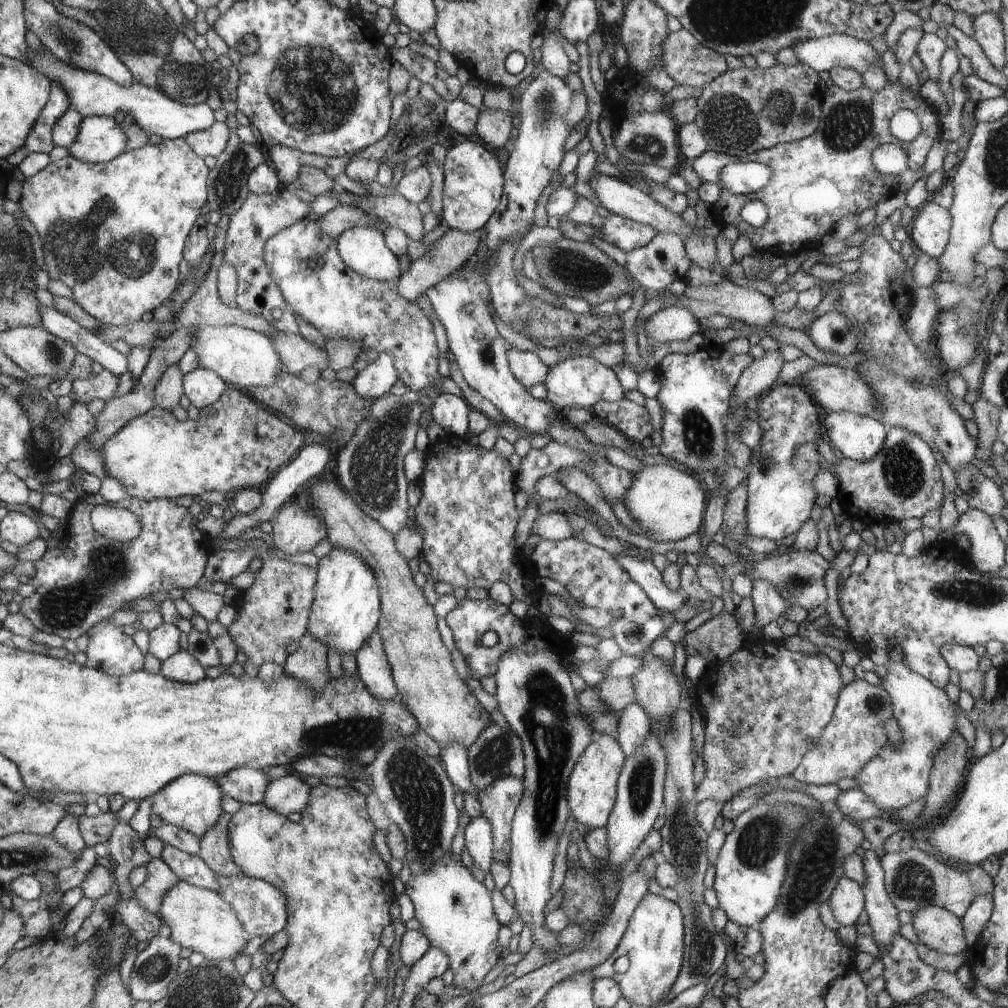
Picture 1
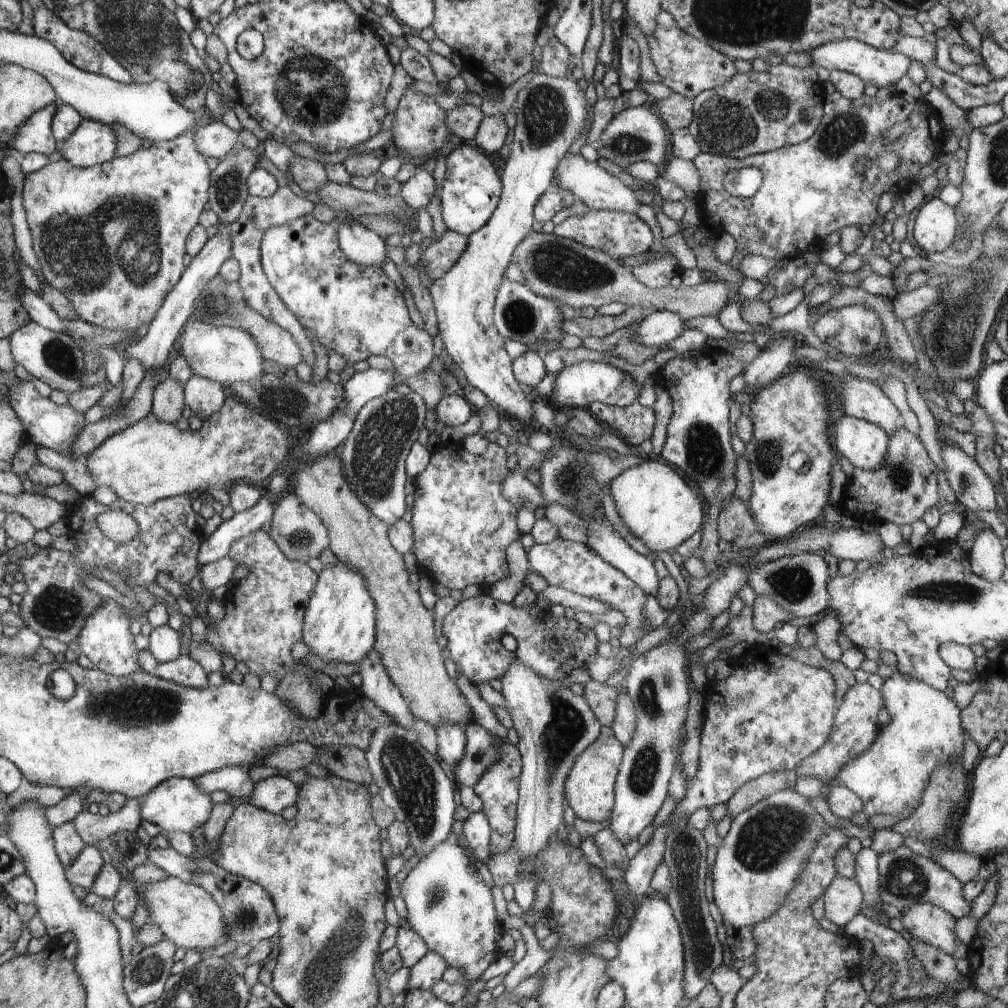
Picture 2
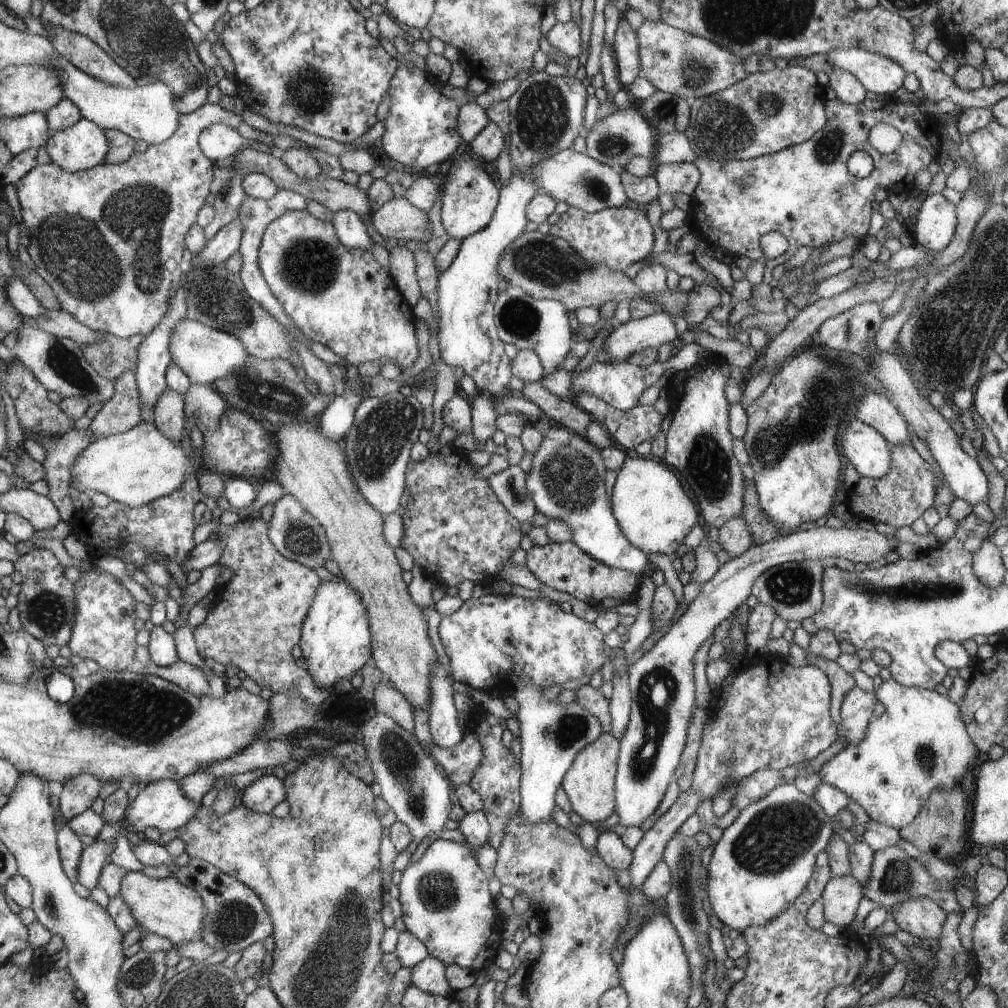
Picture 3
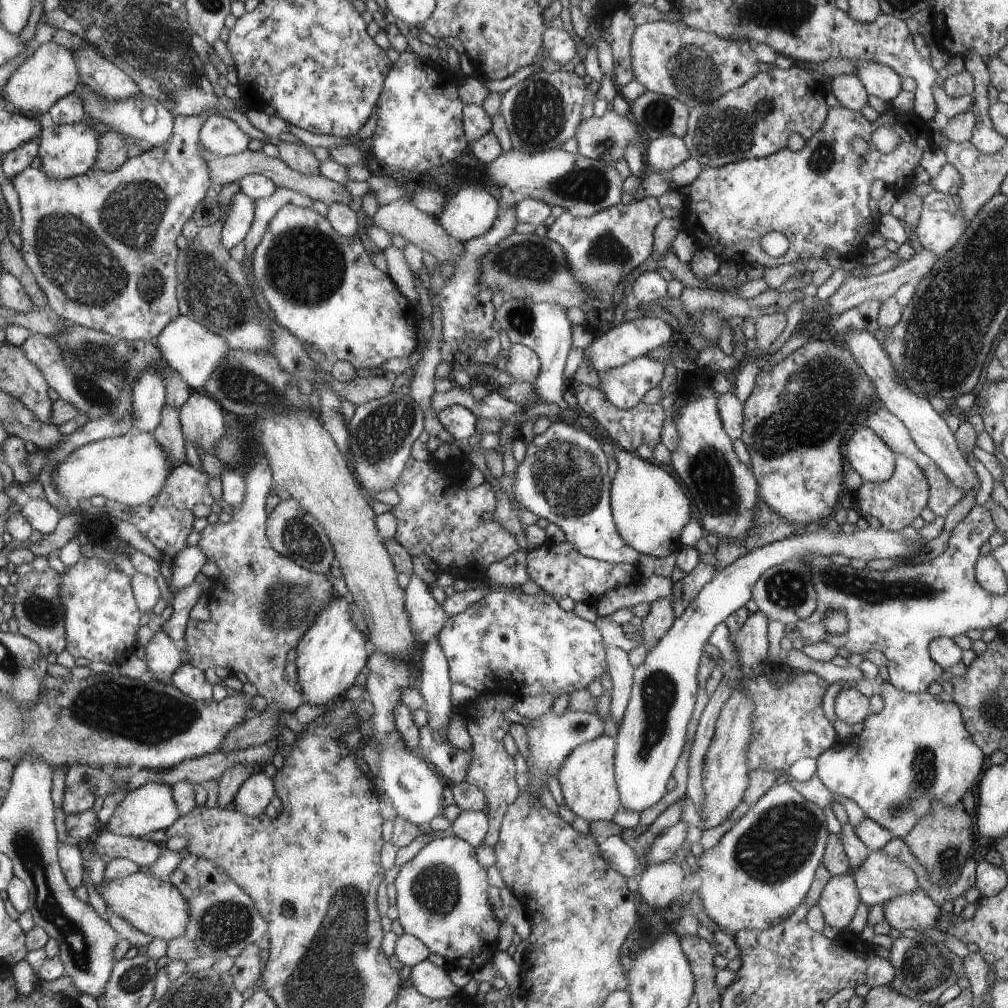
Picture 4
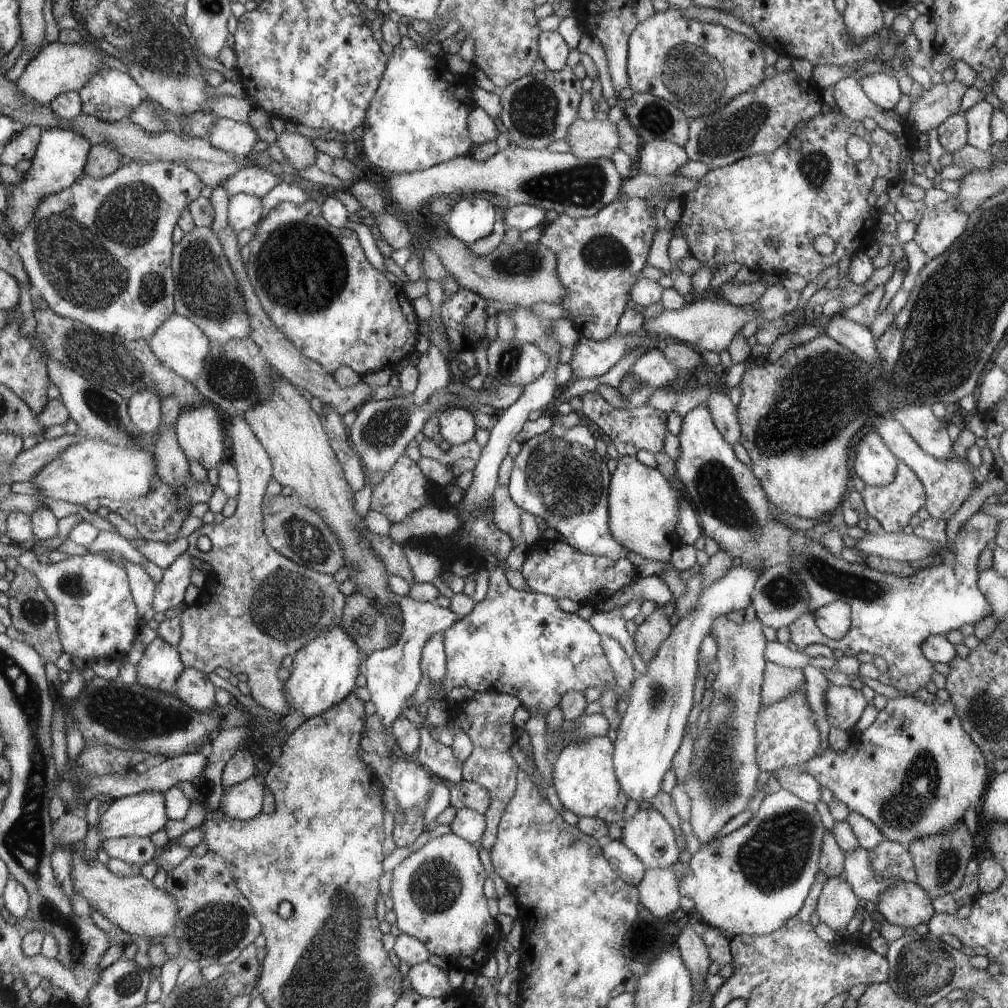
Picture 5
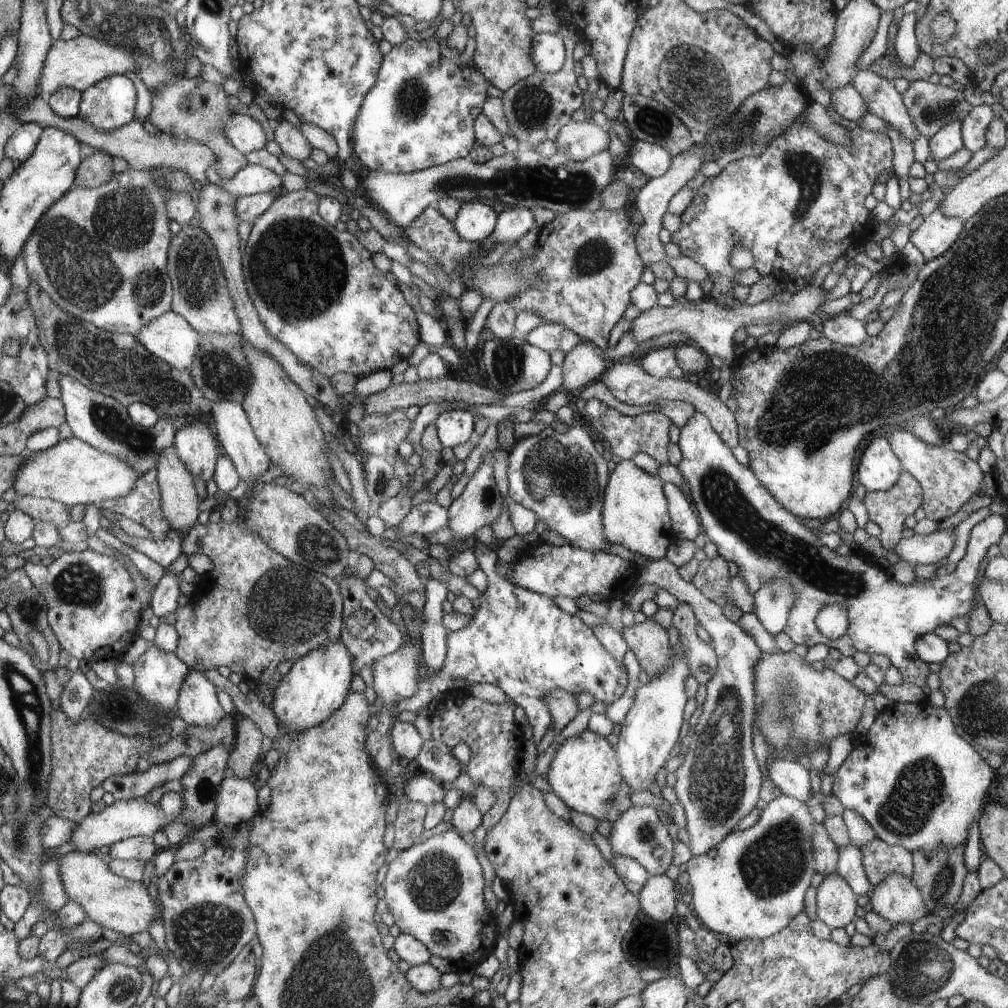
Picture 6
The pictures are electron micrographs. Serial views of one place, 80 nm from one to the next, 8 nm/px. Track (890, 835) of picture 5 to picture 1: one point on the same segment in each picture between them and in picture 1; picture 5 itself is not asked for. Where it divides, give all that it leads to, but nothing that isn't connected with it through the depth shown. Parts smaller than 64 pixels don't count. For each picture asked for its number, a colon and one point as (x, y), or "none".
1: (897, 777)
2: (924, 731)
3: (919, 743)
4: (915, 751)

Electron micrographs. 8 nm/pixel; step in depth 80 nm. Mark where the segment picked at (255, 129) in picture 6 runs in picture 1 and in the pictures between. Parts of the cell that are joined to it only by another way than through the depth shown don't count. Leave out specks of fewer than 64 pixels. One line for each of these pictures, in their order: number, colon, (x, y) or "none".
1: (207, 142)
2: (215, 139)
3: (218, 141)
4: (220, 135)
5: (238, 138)

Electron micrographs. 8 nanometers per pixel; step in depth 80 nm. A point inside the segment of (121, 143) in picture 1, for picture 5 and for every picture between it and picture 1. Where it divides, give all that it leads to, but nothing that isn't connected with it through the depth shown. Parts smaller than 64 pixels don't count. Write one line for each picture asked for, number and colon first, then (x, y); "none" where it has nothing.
2: (92, 143)
3: (84, 145)
4: (65, 151)
5: (61, 156)

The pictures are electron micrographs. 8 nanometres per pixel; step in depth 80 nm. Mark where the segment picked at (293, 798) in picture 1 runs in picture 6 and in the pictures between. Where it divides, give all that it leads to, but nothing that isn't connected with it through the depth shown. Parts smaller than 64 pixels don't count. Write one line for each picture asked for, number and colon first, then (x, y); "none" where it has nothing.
2: (272, 794)
3: (260, 796)
4: (254, 795)
5: (242, 801)
6: (236, 801)

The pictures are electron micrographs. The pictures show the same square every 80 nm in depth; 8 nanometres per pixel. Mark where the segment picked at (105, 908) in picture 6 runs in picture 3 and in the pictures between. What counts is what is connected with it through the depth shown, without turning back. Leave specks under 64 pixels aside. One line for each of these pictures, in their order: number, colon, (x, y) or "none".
3: (165, 907)
4: (155, 907)
5: (133, 904)

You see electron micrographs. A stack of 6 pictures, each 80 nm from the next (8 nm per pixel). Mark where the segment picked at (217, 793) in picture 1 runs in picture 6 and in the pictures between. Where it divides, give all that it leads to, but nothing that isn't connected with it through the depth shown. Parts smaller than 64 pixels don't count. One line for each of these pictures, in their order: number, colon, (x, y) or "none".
2: (177, 804)
3: (163, 804)
4: (151, 807)
5: (141, 815)
6: (123, 819)

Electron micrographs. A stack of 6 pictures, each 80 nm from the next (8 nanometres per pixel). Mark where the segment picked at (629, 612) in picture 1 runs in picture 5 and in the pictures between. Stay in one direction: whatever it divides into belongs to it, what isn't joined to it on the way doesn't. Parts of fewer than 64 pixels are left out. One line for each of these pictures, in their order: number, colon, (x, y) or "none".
2: (568, 564)
3: (564, 566)
4: (559, 569)
5: (554, 568)

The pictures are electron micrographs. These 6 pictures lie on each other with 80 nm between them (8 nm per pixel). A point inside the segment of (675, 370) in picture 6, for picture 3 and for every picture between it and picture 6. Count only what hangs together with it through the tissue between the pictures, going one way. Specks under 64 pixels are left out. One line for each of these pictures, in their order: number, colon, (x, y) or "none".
3: (621, 385)
4: (625, 386)
5: (654, 368)

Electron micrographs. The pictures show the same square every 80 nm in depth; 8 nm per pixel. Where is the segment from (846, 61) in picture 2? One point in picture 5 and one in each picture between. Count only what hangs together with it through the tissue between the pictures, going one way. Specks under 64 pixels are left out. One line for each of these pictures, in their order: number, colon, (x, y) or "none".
3: (878, 74)
4: (880, 81)
5: (882, 89)

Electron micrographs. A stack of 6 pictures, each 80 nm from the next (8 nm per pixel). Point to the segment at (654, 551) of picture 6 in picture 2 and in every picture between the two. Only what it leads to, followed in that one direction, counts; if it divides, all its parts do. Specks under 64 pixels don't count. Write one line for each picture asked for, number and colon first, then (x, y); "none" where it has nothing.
2: (659, 506)
3: (655, 511)
4: (651, 507)
5: (644, 507)

